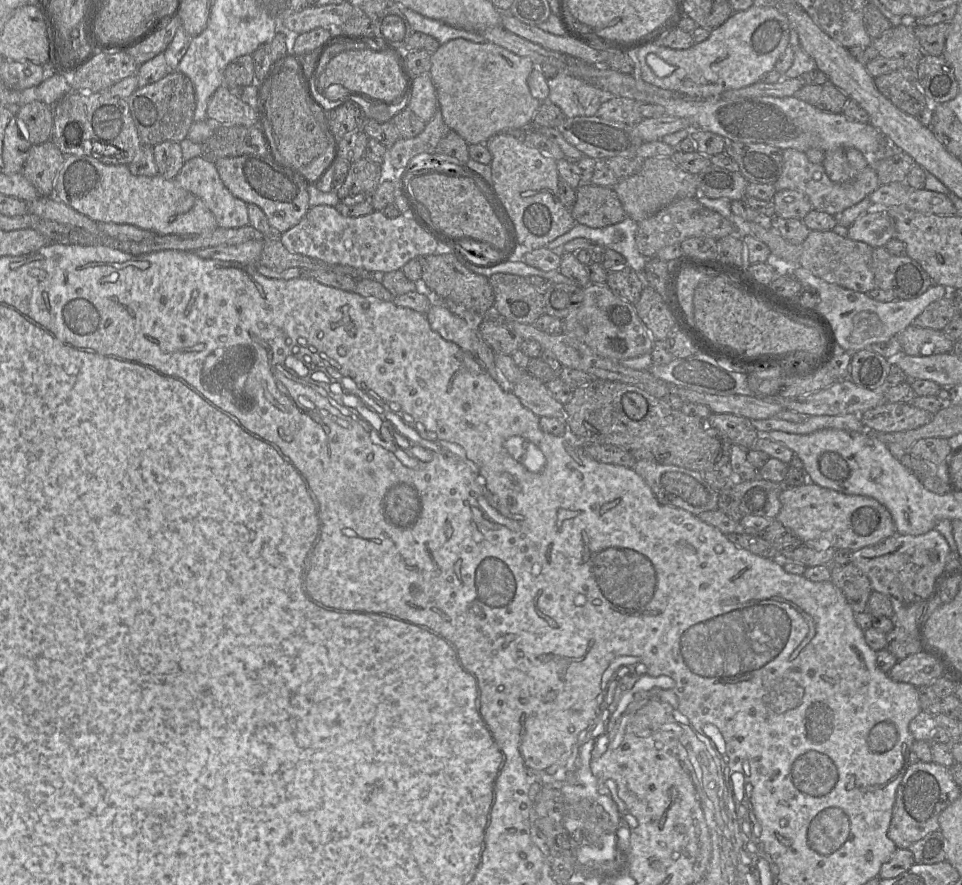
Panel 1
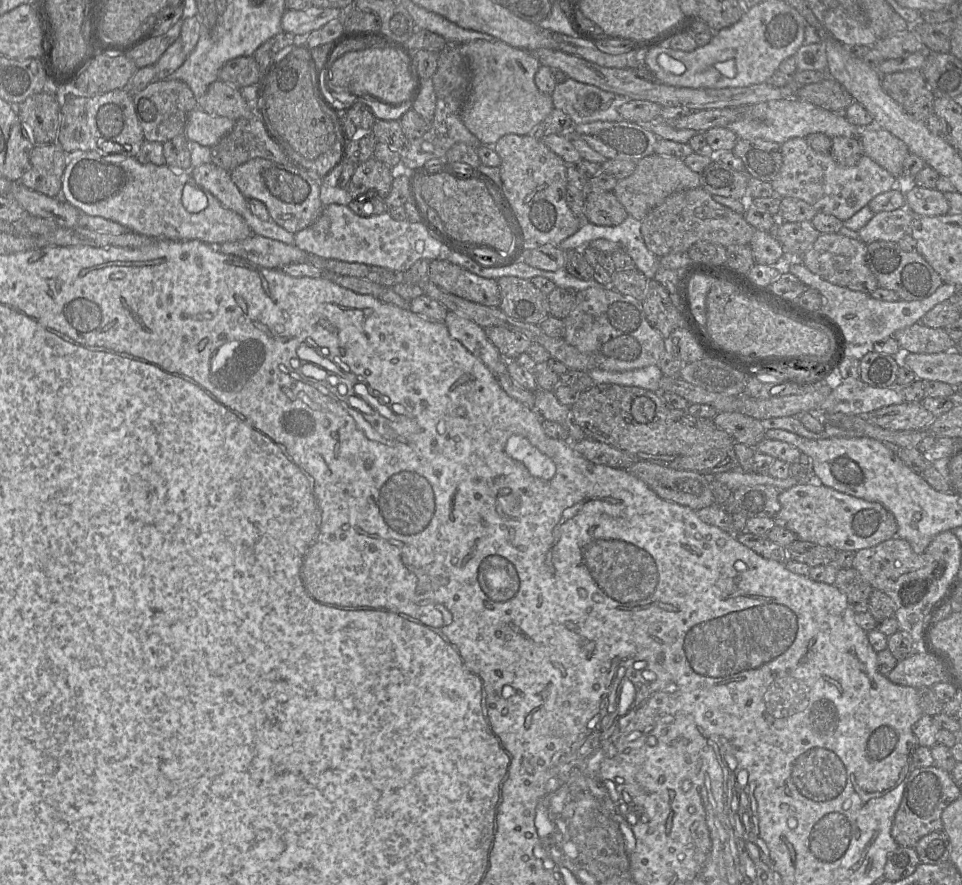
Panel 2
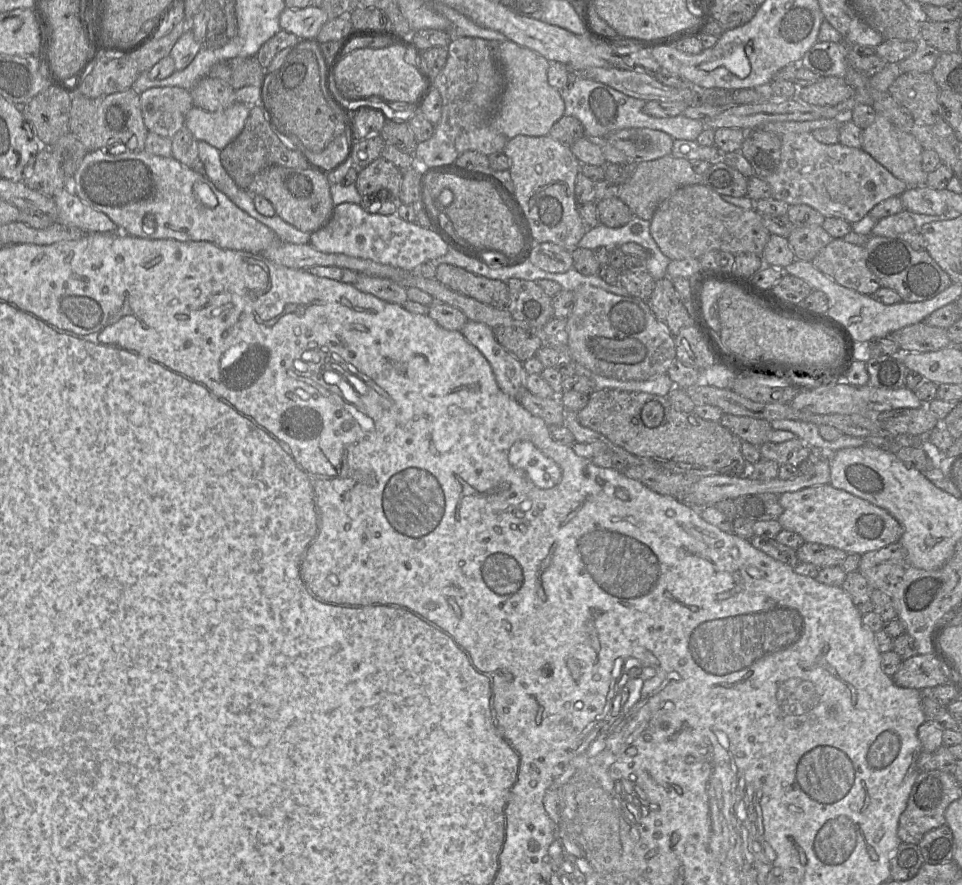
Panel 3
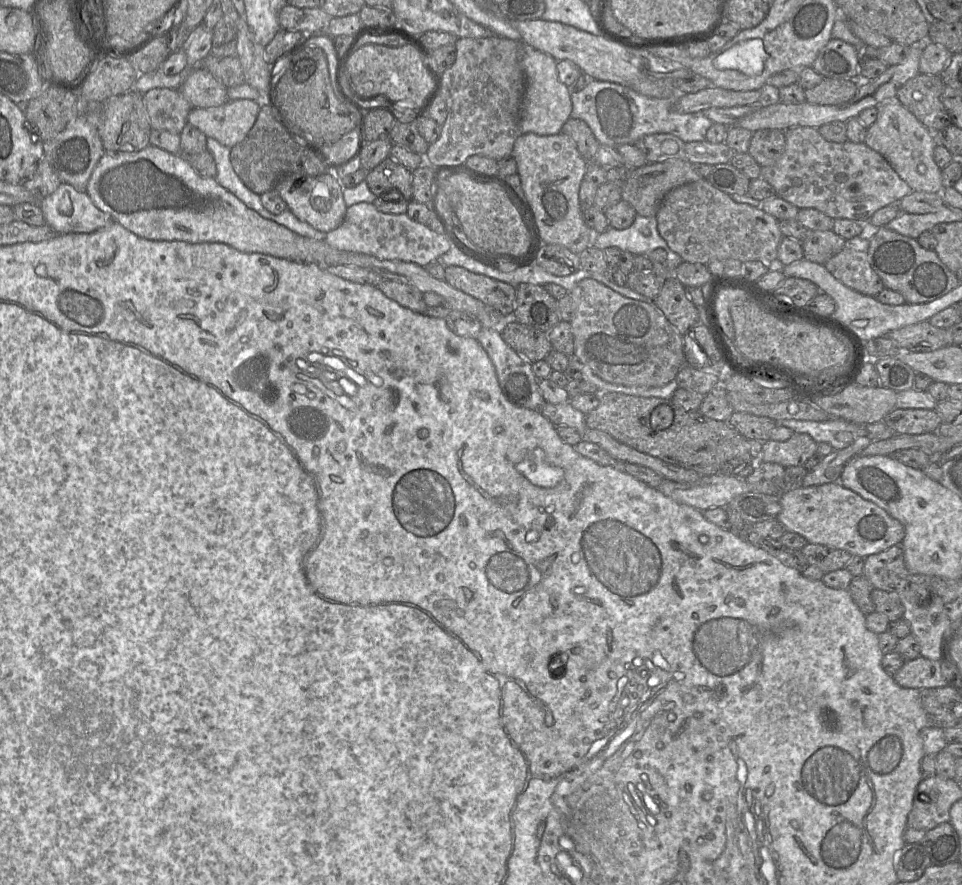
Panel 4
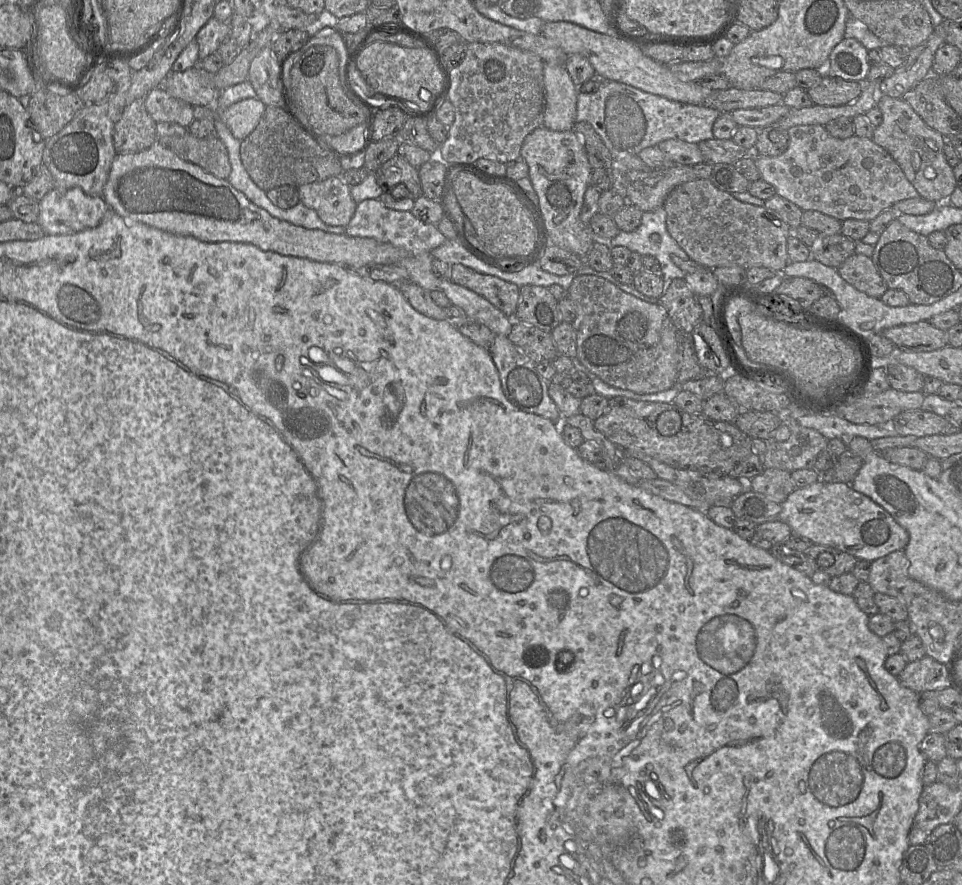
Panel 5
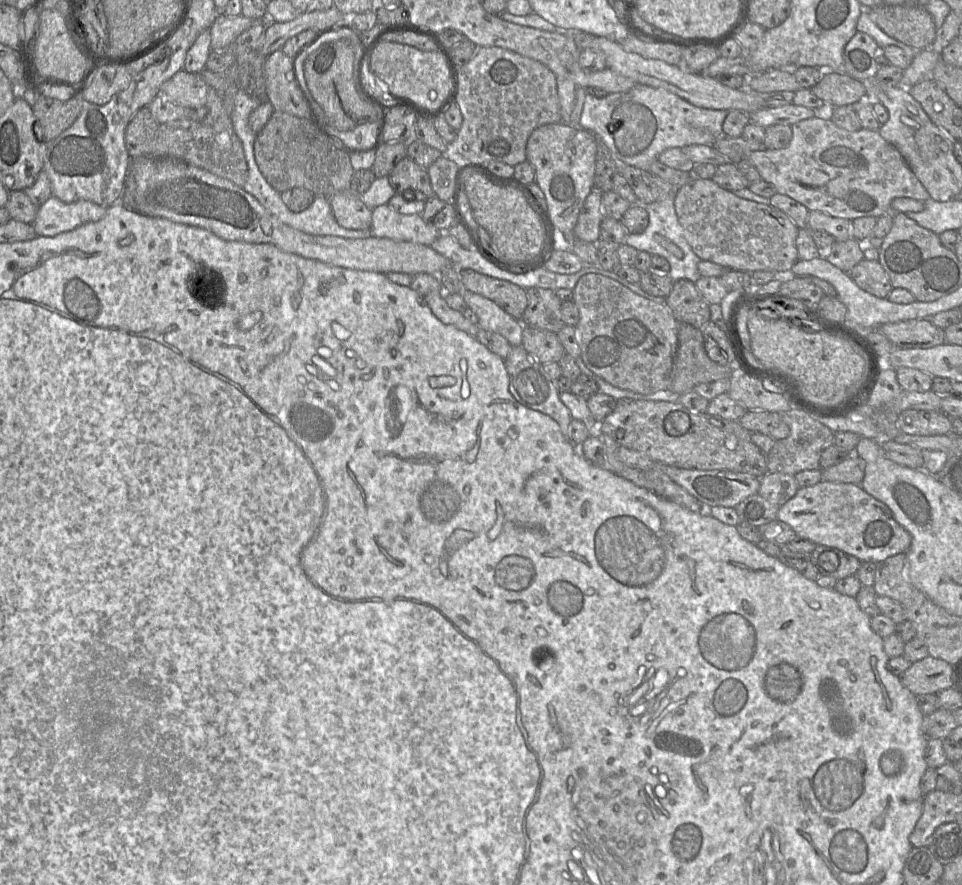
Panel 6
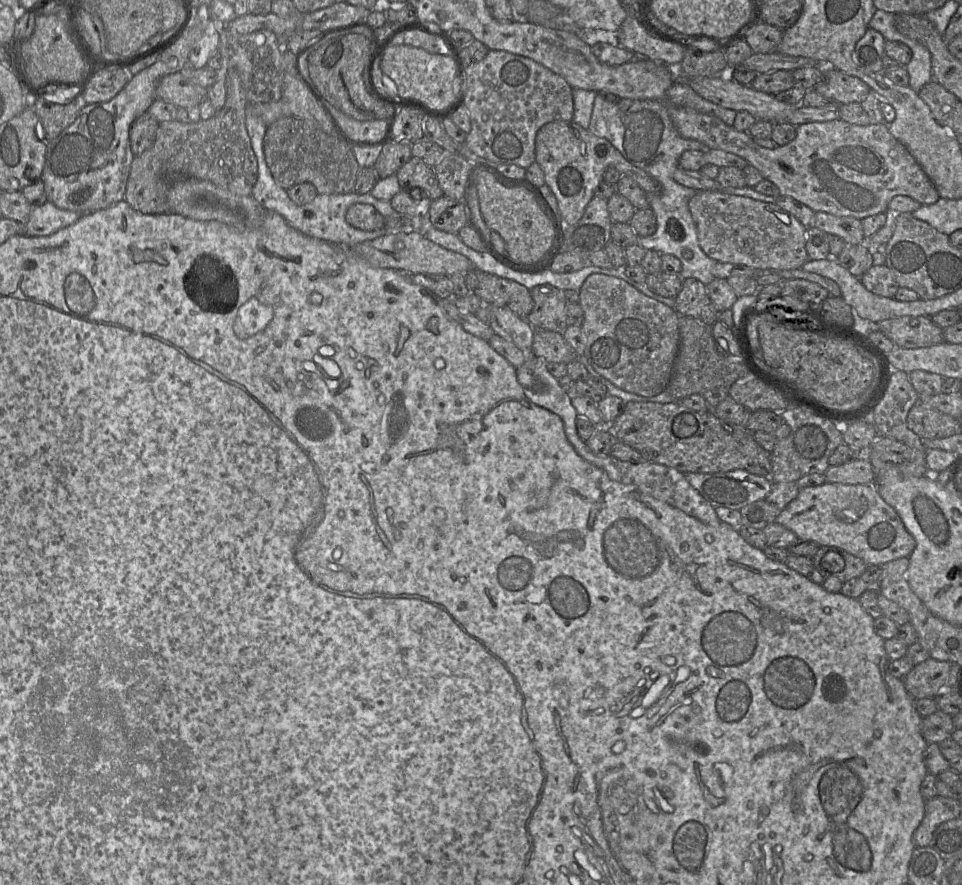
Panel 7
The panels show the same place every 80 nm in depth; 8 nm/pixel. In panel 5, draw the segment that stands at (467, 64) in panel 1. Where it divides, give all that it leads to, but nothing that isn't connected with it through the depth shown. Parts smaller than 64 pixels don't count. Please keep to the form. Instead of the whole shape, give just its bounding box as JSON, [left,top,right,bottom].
[542,63,577,132]

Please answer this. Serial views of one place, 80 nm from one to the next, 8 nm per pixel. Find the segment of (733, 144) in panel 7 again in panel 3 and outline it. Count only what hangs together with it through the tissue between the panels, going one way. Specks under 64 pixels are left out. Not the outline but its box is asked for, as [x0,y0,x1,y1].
[764,133,907,223]

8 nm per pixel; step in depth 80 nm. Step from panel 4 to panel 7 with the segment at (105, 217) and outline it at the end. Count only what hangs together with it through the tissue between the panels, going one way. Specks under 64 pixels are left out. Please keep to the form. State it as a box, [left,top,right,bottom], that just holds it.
[23,201,89,236]

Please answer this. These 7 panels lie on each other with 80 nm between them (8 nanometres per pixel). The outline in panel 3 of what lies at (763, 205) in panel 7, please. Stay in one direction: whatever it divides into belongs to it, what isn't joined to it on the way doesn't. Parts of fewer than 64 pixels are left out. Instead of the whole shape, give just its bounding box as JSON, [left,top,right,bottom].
[650,184,771,260]

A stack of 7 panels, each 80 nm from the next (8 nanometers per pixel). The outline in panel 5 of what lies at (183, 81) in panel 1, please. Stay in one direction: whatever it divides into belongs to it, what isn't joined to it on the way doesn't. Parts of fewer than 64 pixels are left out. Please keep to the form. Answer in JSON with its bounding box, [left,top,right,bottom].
[145,87,194,127]

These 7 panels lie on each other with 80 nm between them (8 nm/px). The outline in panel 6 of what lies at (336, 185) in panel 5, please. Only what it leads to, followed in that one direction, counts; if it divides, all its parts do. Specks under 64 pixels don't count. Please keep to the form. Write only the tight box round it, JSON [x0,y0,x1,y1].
[329,191,372,229]

